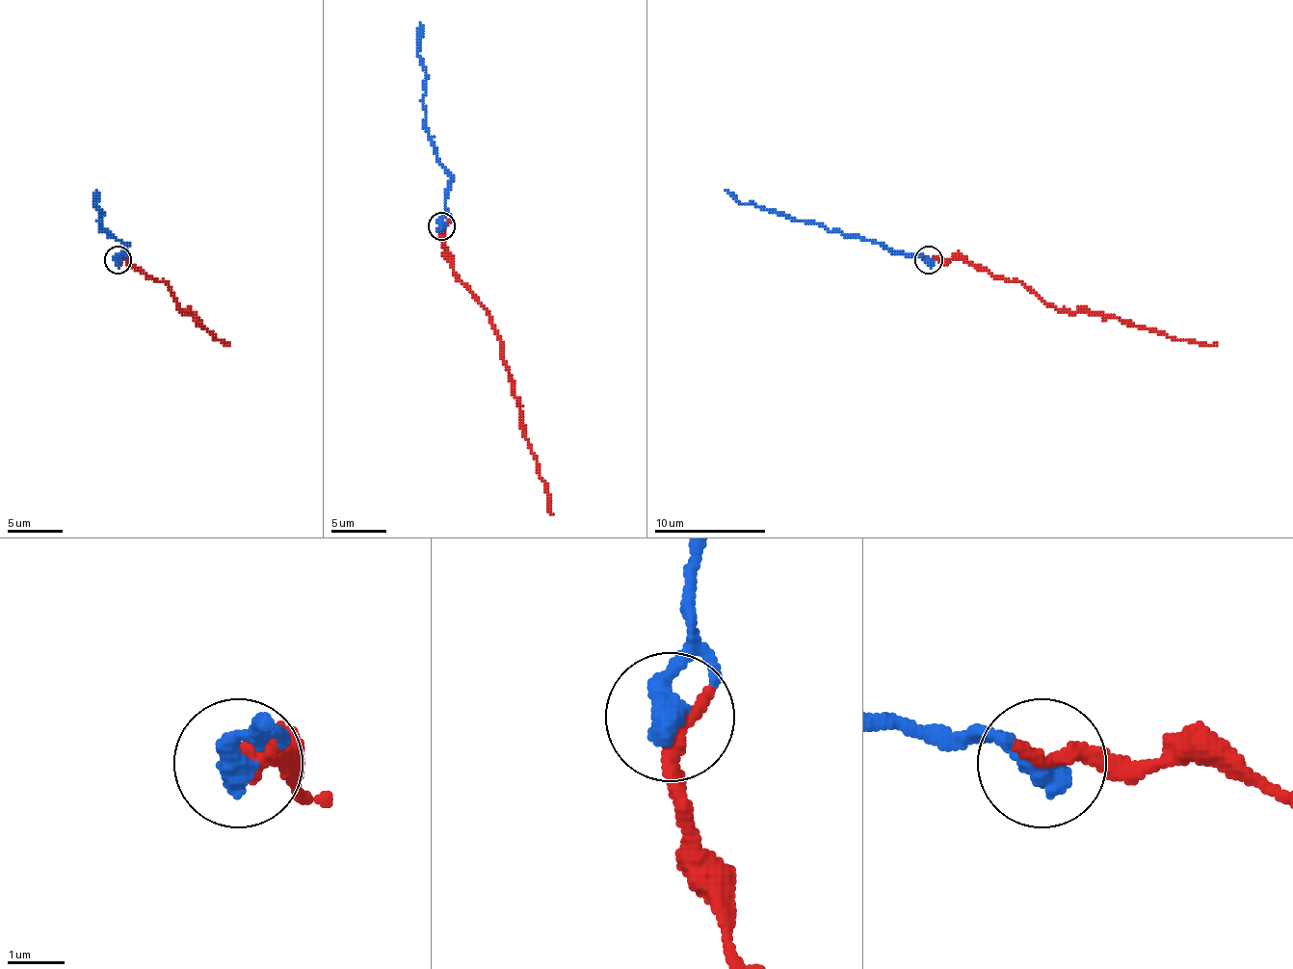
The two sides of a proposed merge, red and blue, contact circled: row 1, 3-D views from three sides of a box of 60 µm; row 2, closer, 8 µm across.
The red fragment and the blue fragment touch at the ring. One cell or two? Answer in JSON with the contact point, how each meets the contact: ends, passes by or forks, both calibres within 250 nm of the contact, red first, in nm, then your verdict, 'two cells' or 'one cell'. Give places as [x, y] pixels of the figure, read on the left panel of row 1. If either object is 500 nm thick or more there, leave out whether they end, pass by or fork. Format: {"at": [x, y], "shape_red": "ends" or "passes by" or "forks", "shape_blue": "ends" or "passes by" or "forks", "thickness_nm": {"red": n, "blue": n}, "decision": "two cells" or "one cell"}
{"at": [118, 260], "shape_red": "ends", "shape_blue": "ends", "thickness_nm": {"red": 340, "blue": 480}, "decision": "one cell"}

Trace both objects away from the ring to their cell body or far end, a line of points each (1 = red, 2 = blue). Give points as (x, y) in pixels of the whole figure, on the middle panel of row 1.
1: (442, 228), (445, 256), (456, 278), (489, 317), (553, 514)
2: (442, 225), (445, 192), (450, 178), (425, 125), (425, 69), (417, 53), (420, 22)

